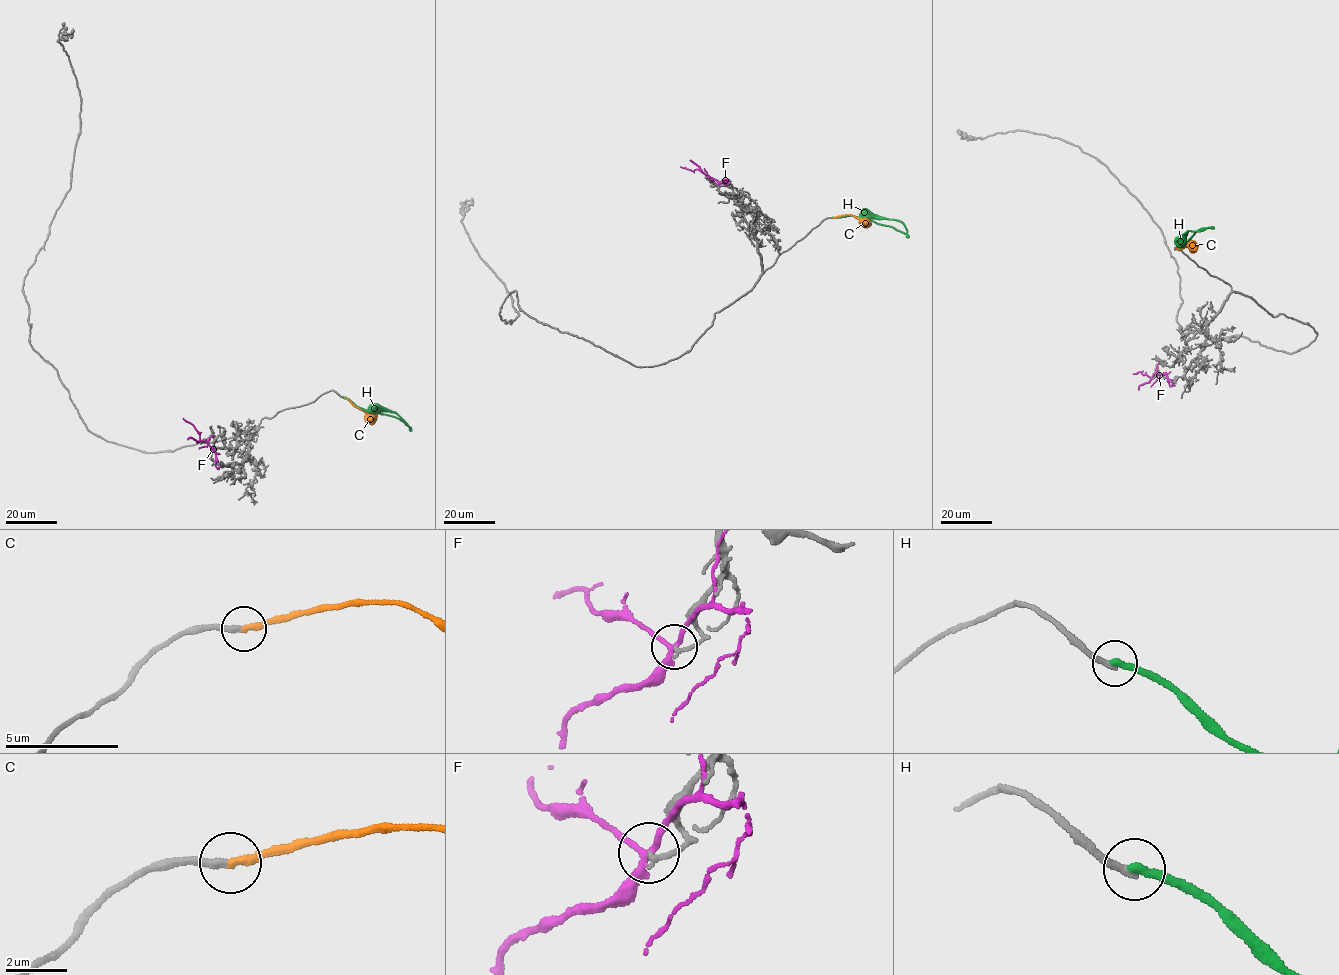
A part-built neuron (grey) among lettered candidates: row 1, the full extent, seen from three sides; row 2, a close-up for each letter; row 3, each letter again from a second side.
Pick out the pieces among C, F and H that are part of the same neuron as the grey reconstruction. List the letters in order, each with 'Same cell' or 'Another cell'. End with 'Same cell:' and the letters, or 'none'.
C: Same cell
F: Another cell
H: Another cell
Same cell: C

